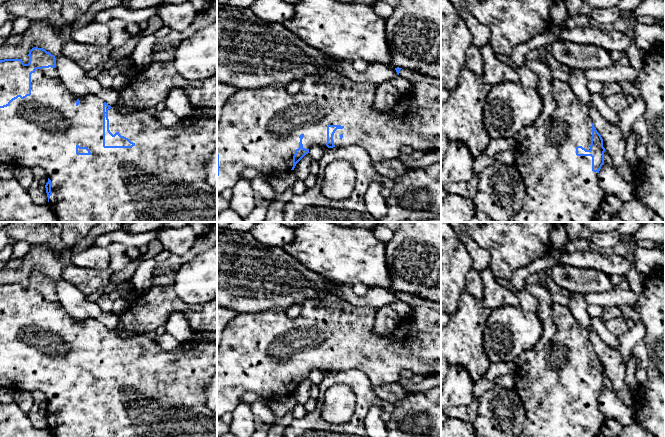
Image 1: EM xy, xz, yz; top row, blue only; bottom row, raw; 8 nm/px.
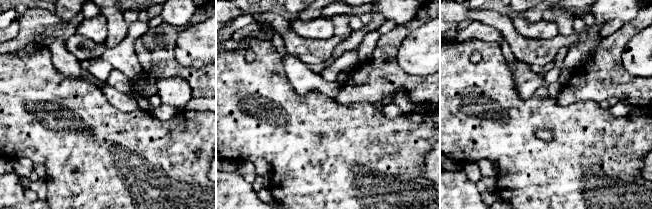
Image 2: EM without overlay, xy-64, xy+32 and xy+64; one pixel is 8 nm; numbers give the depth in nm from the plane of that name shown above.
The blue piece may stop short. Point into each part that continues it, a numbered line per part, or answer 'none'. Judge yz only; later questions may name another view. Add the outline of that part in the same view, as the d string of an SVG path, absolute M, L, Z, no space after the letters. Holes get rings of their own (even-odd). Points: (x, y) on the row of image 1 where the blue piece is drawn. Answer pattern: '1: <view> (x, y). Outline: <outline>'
1: yz (560, 186). Outline: M553 78L551 89L556 108L550 119L539 127L528 126L516 139L514 165L522 176L525 191L522 208L513 222L595 222L605 193L599 184L599 173L592 171L592 157L576 155L577 146L590 150L593 120L588 107L578 100L568 82Z

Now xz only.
1: xz (259, 129). Outline: M402 68L399 76L411 83L411 90L396 101L388 110L377 113L373 110L377 85L357 83L338 72L327 72L322 77L309 77L303 82L299 94L289 94L283 85L271 85L260 89L239 89L224 103L217 124L217 148L219 154L219 176L217 177L217 197L225 190L233 188L245 169L254 169L264 175L274 176L291 171L293 156L299 148L310 149L314 145L326 145L327 126L341 125L333 135L335 147L357 145L366 150L373 162L395 159L400 148L410 146L414 151L441 151L441 79Z

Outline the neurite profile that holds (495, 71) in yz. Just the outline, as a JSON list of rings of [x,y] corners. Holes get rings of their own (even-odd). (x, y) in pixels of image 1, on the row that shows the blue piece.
[[[489,44],[479,50],[484,60],[482,79],[485,83],[493,86],[504,81],[519,82],[516,68],[501,62]]]

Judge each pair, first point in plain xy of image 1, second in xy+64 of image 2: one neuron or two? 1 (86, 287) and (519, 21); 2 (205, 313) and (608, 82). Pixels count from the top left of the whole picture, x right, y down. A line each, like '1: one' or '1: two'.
1: two
2: one

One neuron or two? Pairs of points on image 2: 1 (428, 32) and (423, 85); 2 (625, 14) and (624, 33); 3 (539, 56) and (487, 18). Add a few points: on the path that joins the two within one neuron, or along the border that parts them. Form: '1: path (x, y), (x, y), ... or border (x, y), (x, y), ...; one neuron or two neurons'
1: border (405, 72), (411, 75), (429, 75); two neurons
2: border (640, 10), (632, 19), (624, 23); two neurons
3: path (526, 50), (500, 24); one neuron

